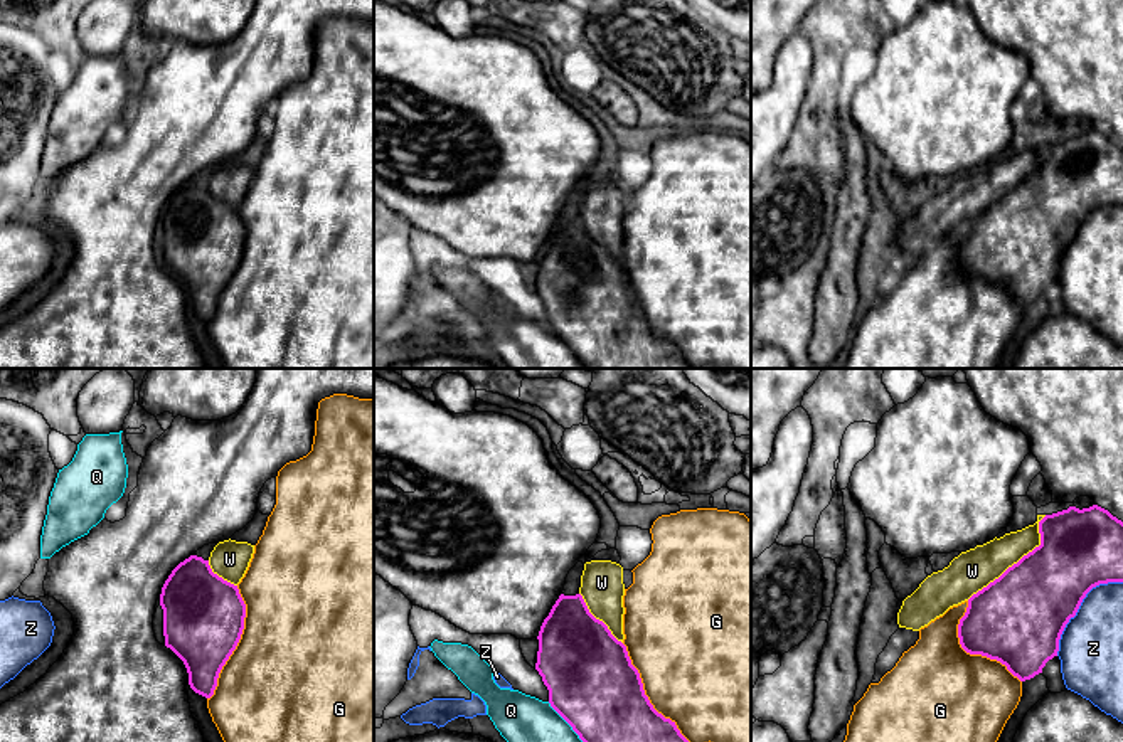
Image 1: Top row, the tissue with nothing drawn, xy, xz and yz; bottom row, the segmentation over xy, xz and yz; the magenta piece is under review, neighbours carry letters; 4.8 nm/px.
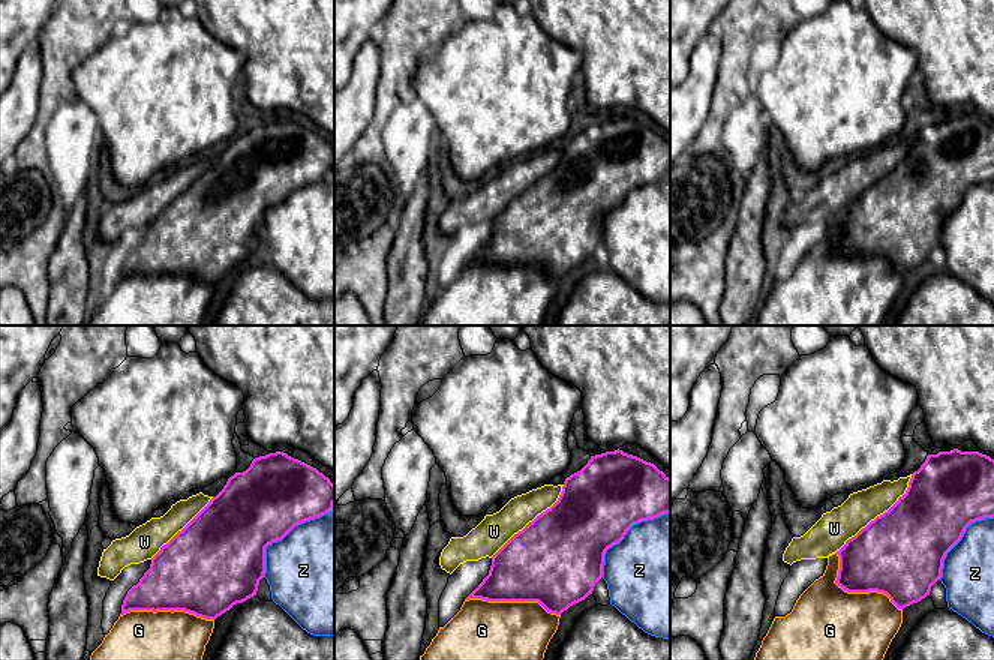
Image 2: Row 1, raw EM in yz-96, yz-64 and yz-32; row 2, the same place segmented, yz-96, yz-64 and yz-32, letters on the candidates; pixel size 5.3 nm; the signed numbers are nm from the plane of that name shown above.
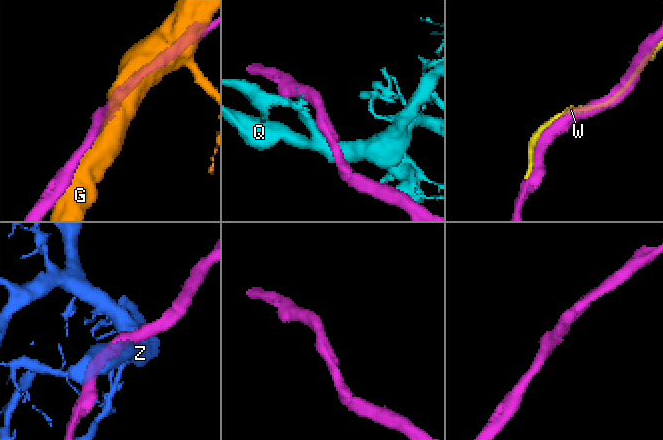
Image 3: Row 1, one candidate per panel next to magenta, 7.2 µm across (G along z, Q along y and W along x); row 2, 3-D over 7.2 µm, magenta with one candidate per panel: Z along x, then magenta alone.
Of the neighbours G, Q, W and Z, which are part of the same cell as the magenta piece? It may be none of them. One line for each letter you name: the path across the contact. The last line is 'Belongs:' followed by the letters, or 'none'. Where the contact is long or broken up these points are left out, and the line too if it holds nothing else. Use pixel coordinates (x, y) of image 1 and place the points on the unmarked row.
Belongs: W

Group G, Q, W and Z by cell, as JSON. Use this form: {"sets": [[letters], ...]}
{"sets": [["G"], ["Q"], ["W"], ["Z"]]}

